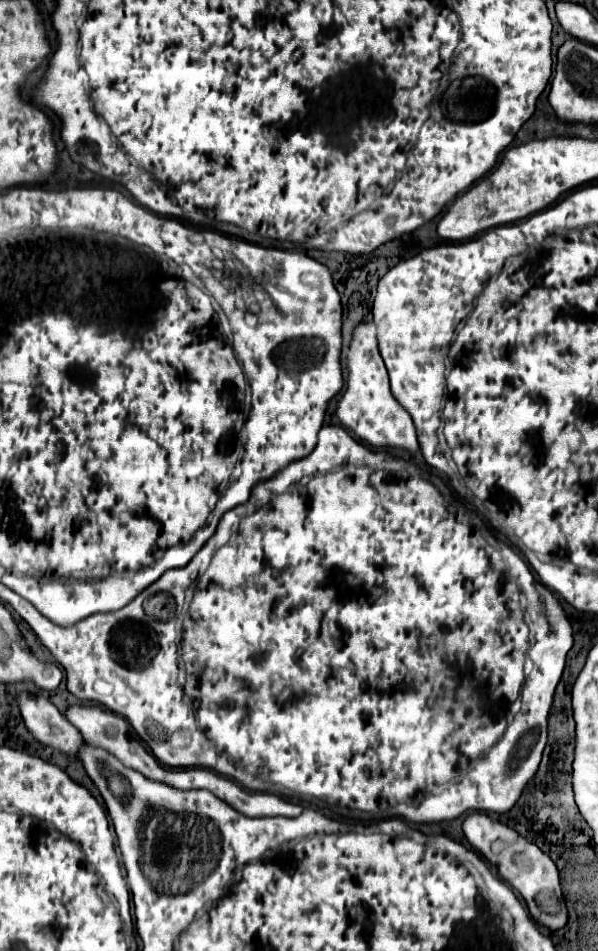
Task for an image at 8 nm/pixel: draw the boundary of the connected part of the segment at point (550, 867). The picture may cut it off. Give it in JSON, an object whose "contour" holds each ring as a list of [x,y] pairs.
{"contour":[[[472,812],[462,822],[462,832],[466,840],[492,864],[500,864],[500,876],[520,892],[520,896],[526,900],[530,914],[536,922],[542,926],[548,926],[552,930],[562,928],[568,922],[568,912],[564,906],[562,890],[560,890],[560,878],[556,864],[550,860],[548,854],[544,854],[538,846],[530,844],[526,838],[522,838],[518,832],[508,828],[506,824],[492,820],[484,812]]]}

